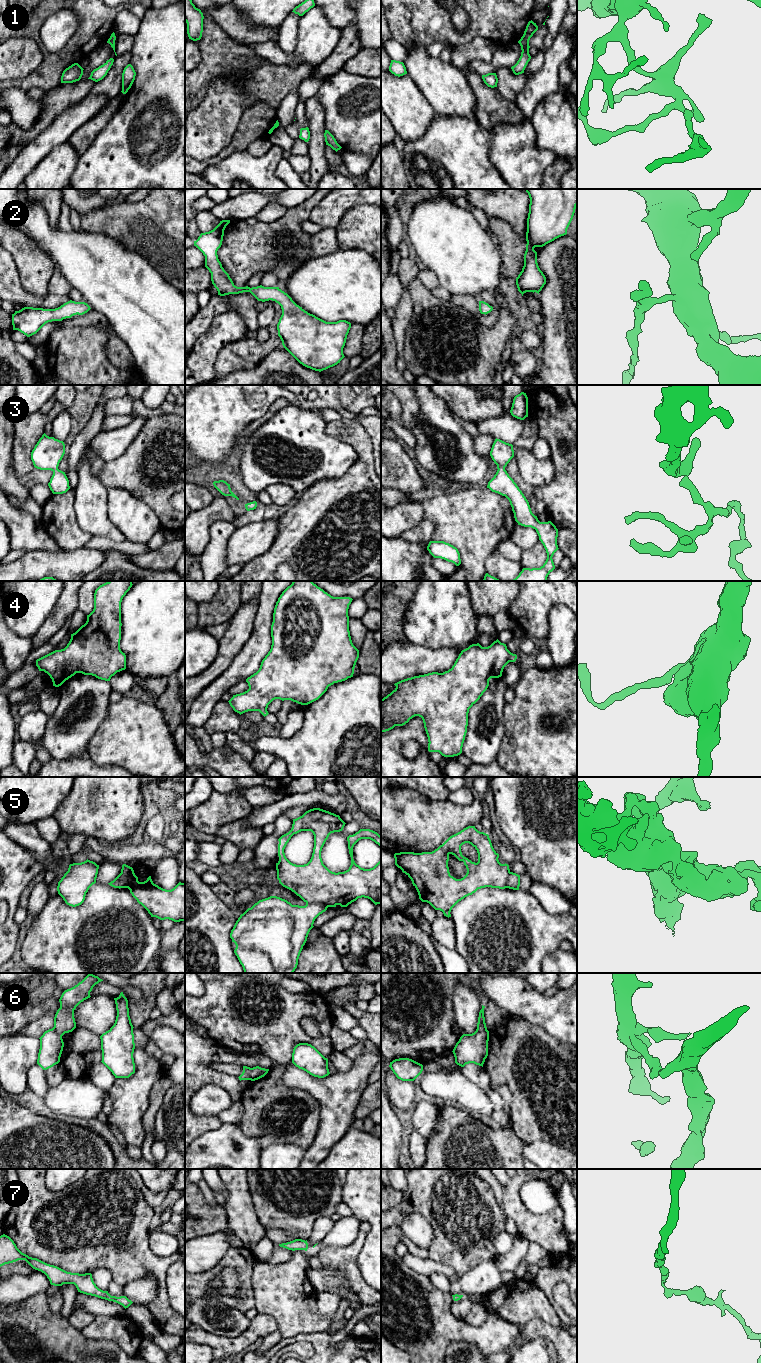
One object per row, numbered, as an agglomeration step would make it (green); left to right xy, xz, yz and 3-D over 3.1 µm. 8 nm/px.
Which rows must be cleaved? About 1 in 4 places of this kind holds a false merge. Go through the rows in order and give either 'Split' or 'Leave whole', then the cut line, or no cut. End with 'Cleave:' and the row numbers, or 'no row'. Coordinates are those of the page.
1: Leave whole. No split
2: Leave whole. No split
3: Leave whole. No split
4: Leave whole. No split
5: Split. Split along xz (306, 902), (317, 902), (327, 907)
6: Split. Split along xz (251, 1068), (250, 1079)
7: Leave whole. No split
Cleave: 5, 6

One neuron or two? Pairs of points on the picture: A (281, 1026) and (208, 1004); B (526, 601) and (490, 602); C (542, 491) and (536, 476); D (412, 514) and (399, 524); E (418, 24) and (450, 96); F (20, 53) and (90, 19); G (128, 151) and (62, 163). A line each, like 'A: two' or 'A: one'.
A: one
B: two
C: two
D: one
E: two
F: two
G: two

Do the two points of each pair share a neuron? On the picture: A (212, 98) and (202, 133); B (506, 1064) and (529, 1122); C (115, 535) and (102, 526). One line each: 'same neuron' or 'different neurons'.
A: same neuron
B: same neuron
C: same neuron

